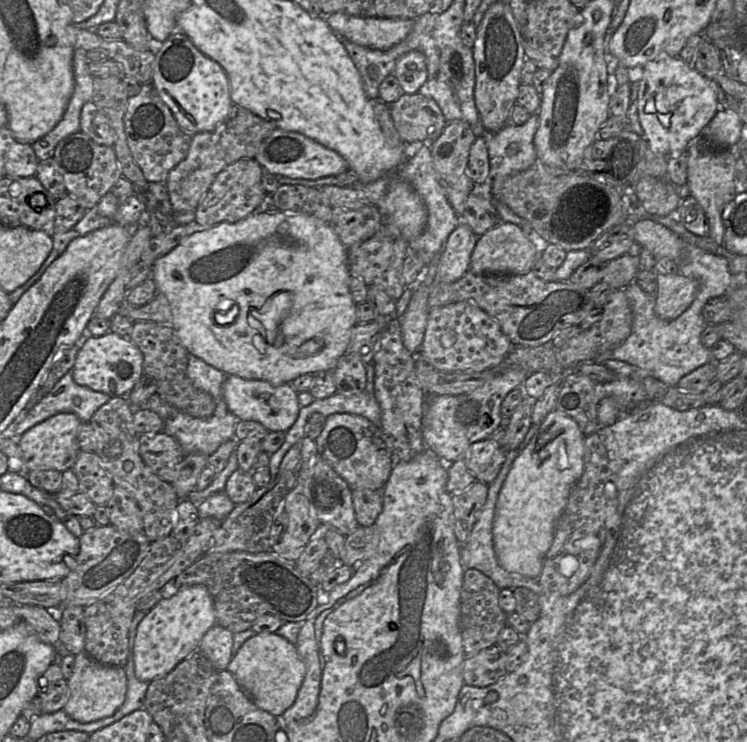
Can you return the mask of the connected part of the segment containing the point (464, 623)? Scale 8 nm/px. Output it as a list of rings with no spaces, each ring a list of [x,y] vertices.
[[[465,569],[460,594],[459,625],[465,658],[496,643],[501,630],[507,625],[507,614],[499,606],[500,588],[476,569]]]

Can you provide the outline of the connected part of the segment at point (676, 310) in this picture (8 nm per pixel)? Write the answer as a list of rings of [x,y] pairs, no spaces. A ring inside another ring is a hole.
[[[681,273],[659,274],[657,281],[655,313],[663,320],[674,320],[692,304],[698,283]]]

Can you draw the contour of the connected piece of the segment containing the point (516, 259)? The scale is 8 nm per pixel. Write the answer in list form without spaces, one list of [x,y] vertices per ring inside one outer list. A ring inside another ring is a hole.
[[[502,222],[478,236],[471,255],[469,270],[475,274],[485,275],[521,275],[532,270],[539,250],[536,244],[527,238],[521,227]]]

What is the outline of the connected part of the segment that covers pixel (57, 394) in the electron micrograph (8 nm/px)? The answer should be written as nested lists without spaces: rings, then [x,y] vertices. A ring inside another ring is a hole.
[[[70,370],[32,409],[21,416],[15,424],[17,439],[28,429],[58,413],[73,413],[81,422],[89,422],[110,398],[105,393],[77,384]]]

